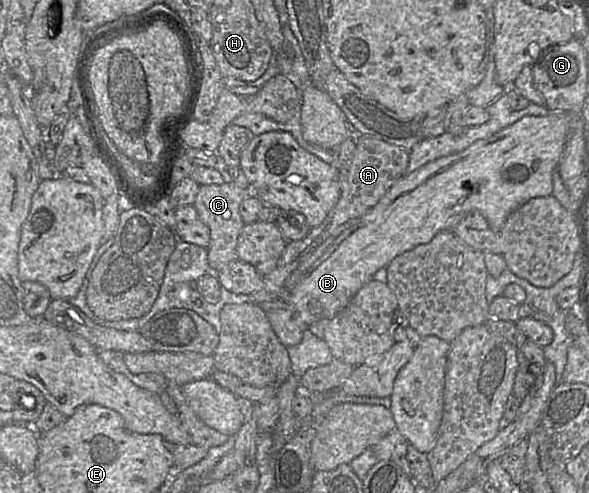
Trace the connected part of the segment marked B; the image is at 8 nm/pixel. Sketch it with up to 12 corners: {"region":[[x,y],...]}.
{"region":[[569,114],[407,172],[267,315],[286,347],[398,255],[548,197]]}

